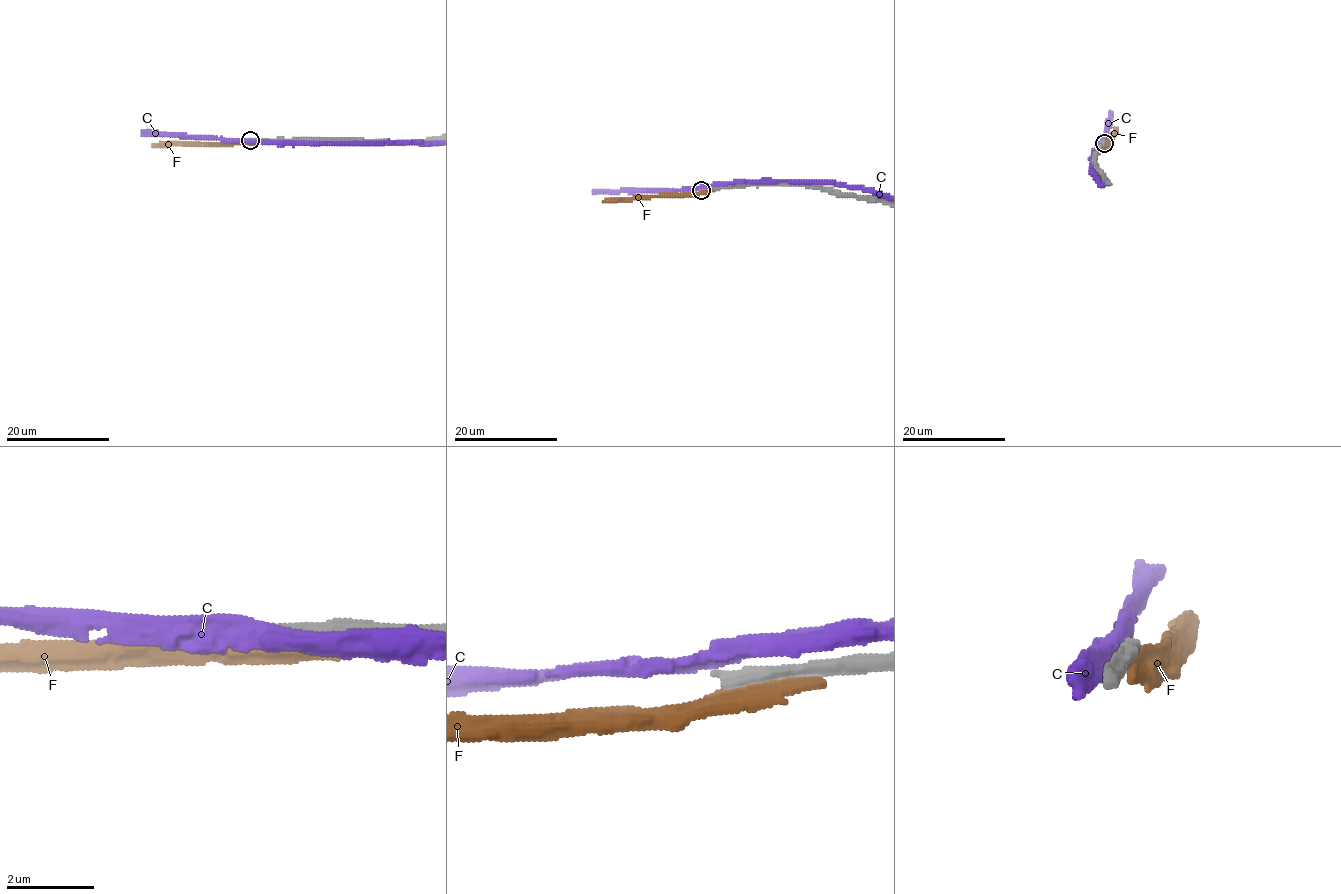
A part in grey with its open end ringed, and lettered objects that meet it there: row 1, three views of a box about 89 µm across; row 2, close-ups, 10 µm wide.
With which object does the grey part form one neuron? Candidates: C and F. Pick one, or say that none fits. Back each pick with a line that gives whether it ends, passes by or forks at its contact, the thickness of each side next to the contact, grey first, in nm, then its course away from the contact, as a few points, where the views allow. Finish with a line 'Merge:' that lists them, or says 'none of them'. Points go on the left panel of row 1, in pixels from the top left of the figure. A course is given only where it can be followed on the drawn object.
Merge: none of them

